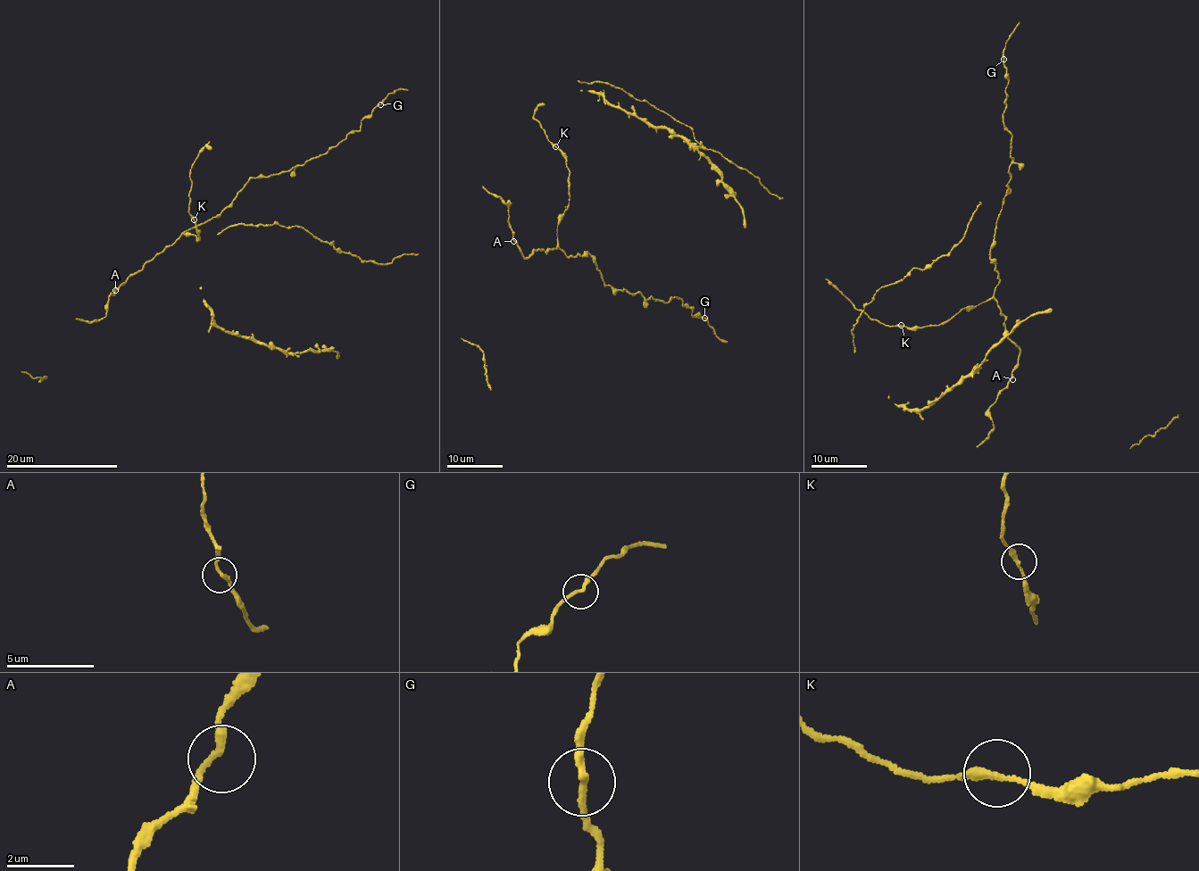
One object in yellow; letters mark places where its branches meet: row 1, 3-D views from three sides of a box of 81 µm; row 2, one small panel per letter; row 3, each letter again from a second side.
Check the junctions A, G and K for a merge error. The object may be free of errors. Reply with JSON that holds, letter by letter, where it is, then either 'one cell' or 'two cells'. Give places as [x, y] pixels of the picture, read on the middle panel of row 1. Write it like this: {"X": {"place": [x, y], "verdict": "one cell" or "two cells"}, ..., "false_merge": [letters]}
{"A": {"place": [513, 241], "verdict": "one cell"}, "G": {"place": [704, 318], "verdict": "one cell"}, "K": {"place": [555, 146], "verdict": "one cell"}, "false_merge": []}

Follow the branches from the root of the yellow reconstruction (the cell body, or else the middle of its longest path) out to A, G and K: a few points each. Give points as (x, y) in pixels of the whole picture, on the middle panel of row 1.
A: (569, 179), (570, 196), (558, 223), (556, 248), (533, 251), (525, 257), (513, 241)
G: (569, 179), (556, 234), (566, 254), (587, 252), (608, 286), (665, 302), (677, 297), (705, 317)
K: (569, 179), (565, 154), (555, 146)

